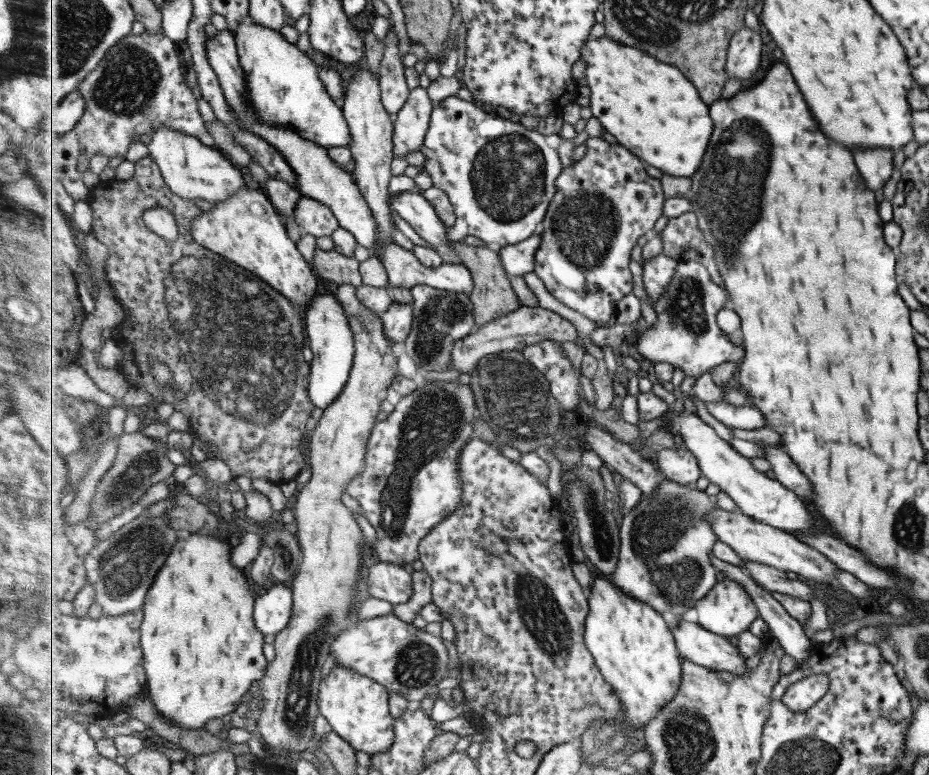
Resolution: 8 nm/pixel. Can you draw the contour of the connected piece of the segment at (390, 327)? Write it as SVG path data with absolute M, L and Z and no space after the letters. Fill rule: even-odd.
M394 302L381 318L384 322L385 335L389 341L392 343L406 342L415 319L414 304Z

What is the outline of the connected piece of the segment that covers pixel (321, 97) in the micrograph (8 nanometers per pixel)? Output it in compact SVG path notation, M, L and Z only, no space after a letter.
M250 16L237 25L234 35L241 65L247 73L249 99L263 123L289 127L328 149L352 146L353 135L344 109L335 104L321 80L320 68L305 52L289 44L279 30L257 23Z

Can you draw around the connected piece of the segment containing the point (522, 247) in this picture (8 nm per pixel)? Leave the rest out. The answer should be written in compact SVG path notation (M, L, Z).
M535 234L523 243L515 243L499 249L502 264L509 276L525 276L536 270L536 253L541 242L542 234Z

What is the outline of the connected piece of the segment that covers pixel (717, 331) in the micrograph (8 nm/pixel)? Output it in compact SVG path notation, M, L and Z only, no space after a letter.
M699 261L680 264L665 297L655 304L657 322L649 326L636 342L637 352L651 364L671 363L681 368L685 376L698 379L709 369L724 362L741 362L745 358L745 345L735 346L727 333L717 324L717 312L730 306L726 288L713 282L709 270Z

